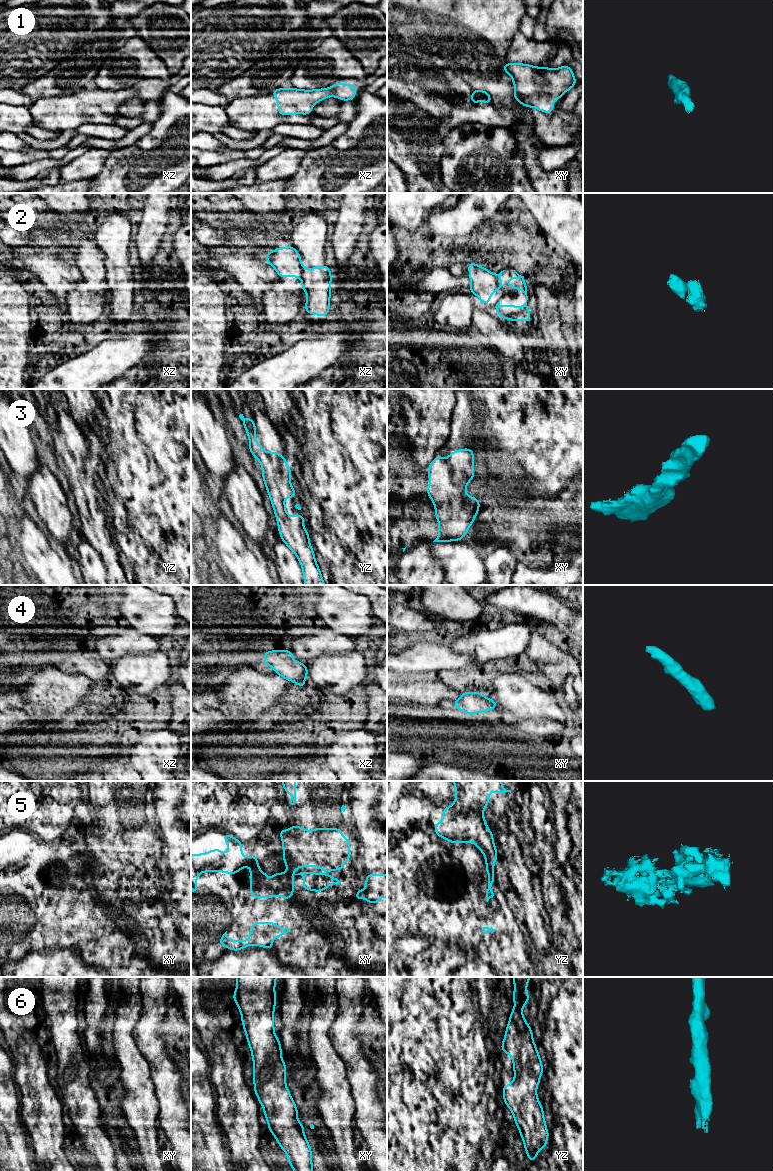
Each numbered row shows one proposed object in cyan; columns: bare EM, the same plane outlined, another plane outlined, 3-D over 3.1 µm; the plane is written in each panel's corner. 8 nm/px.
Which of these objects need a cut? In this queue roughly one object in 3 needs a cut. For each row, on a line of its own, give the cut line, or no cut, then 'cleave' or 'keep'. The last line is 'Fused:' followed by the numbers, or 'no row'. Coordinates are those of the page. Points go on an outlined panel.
1: no cut; keep
2: cut in xy along (495, 275), (496, 282), (500, 287); cleave
3: no cut; keep
4: no cut; keep
5: cut in xy along (287, 871), (289, 885), (292, 888); cleave
6: no cut; keep
Fused: 2, 5

